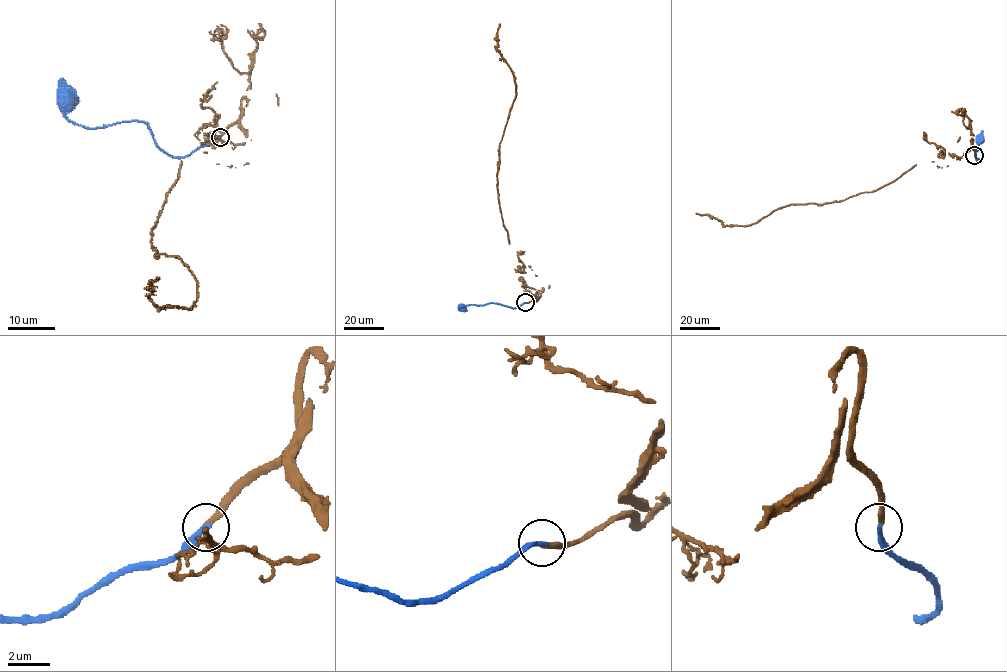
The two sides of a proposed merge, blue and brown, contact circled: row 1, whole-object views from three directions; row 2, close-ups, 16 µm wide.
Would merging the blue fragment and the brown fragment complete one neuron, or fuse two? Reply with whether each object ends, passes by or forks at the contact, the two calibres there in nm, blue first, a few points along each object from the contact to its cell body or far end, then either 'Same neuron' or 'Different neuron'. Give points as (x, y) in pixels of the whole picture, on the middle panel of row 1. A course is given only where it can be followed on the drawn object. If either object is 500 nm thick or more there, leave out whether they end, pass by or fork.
At the ring blue ends. At the ring brown ends. Thickness 280 nm (blue) against 260 nm. Course of blue: (525, 302), (515, 308), (493, 303), (462, 306). Course of brown: (525, 303), (536, 291), (519, 280), (497, 188), (500, 142), (516, 94), (513, 72), (496, 48), (500, 24). Same neuron

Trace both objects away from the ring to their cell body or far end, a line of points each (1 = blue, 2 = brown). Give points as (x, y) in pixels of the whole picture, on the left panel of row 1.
1: (220, 136), (184, 156), (173, 156), (160, 148), (143, 122), (95, 128), (73, 124), (65, 116), (68, 98)
2: (220, 136), (237, 121), (246, 137), (204, 135), (152, 229), (194, 304), (159, 308), (159, 277)

